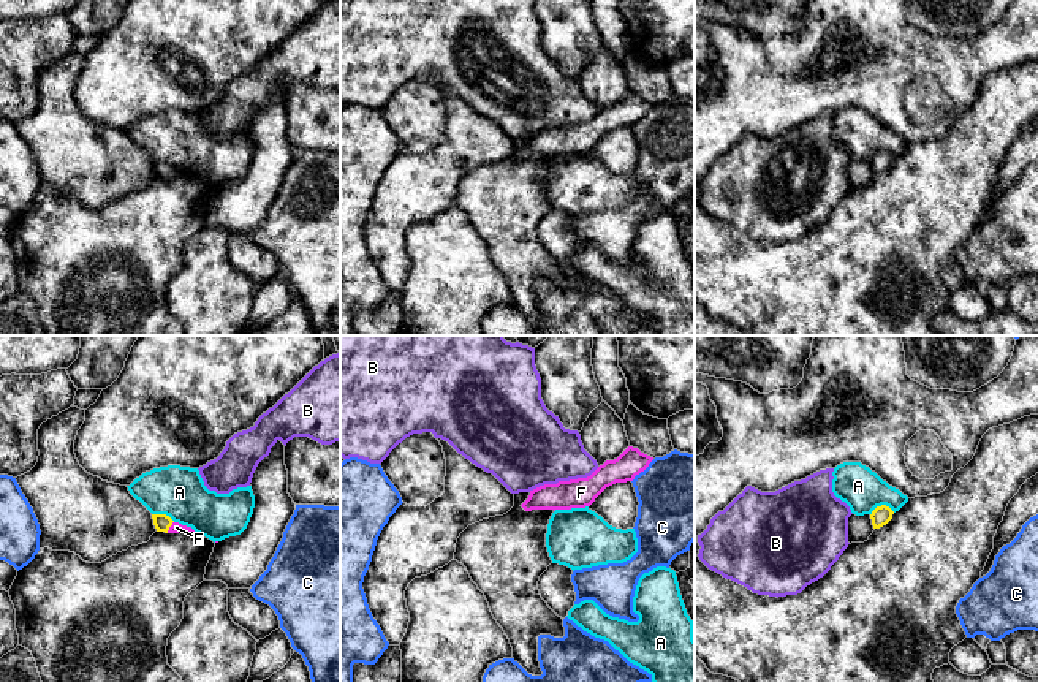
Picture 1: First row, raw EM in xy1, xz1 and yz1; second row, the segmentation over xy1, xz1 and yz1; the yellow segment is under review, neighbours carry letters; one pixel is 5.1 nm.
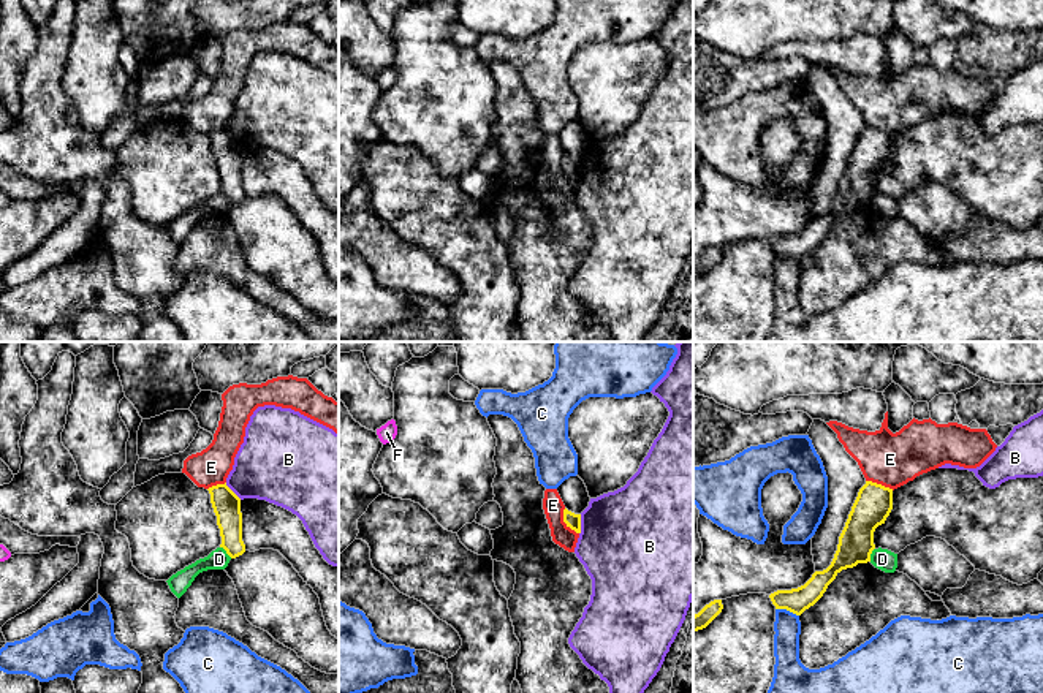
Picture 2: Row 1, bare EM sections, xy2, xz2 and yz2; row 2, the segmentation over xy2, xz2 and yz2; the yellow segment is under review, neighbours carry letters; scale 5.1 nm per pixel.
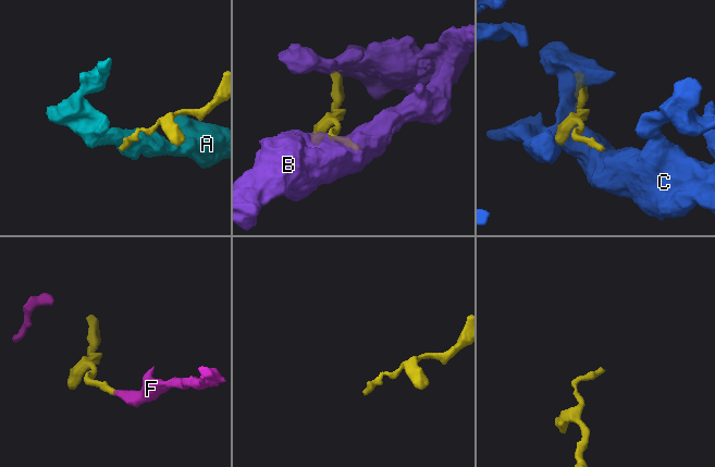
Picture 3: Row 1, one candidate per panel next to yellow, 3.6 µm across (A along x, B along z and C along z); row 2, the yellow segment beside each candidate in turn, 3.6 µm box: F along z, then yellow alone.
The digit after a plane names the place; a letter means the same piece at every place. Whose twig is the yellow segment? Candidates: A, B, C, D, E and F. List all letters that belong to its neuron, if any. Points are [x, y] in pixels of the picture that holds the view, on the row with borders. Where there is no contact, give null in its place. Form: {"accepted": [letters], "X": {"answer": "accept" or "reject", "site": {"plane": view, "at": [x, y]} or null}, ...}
{"accepted": ["F"], "A": {"answer": "reject", "site": {"plane": "yz1", "at": [882, 505]}}, "B": {"answer": "reject", "site": {"plane": "xz2", "at": [580, 524]}}, "C": {"answer": "reject", "site": {"plane": "yz2", "at": [787, 609]}}, "D": {"answer": "reject", "site": {"plane": "xy2", "at": [227, 552]}}, "E": {"answer": "reject", "site": {"plane": "xz2", "at": [565, 522]}}, "F": {"answer": "accept", "site": {"plane": "xy1", "at": [170, 526]}}}

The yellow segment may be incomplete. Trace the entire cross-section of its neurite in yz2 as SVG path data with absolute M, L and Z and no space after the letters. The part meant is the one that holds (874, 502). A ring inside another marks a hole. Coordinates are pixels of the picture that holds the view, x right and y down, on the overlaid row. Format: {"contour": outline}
{"contour": "M866 481L858 492L839 536L837 551L831 565L823 571L815 571L812 578L798 589L771 593L769 598L776 609L787 609L801 615L823 596L828 585L842 570L870 562L870 554L875 549L874 532L878 525L885 524L891 509L893 489Z"}

